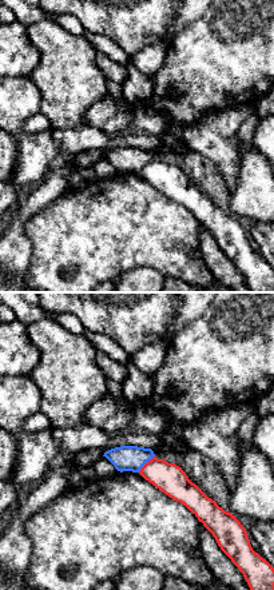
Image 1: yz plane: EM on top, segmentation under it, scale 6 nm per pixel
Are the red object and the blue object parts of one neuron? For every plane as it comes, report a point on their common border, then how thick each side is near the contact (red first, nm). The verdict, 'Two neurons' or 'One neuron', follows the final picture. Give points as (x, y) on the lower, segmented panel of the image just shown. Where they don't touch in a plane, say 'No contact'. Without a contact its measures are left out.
Touches red at (146, 463). Thickness 180 nm (red) against 160 nm

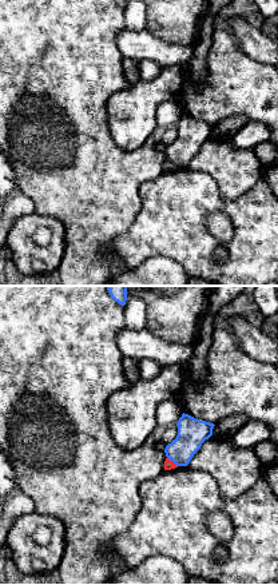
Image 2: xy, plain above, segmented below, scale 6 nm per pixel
Touches red at (173, 462). Thickness 60 nm (red) against 180 nm

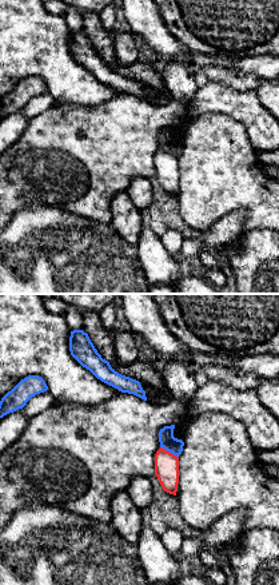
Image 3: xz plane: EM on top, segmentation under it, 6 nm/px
Touches red at (168, 452). Thickness 140 nm (red) against 100 nm

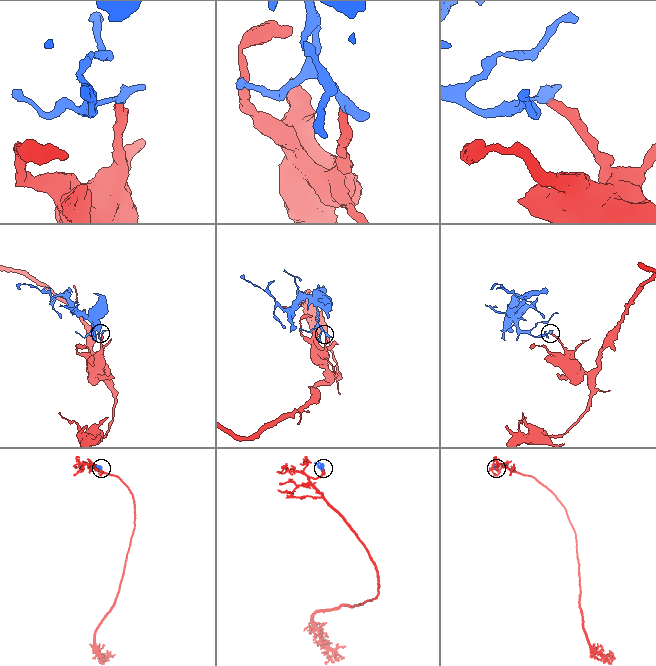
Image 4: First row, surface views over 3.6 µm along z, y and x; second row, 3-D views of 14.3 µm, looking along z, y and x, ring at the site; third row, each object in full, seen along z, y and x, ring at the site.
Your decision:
Two neurons

